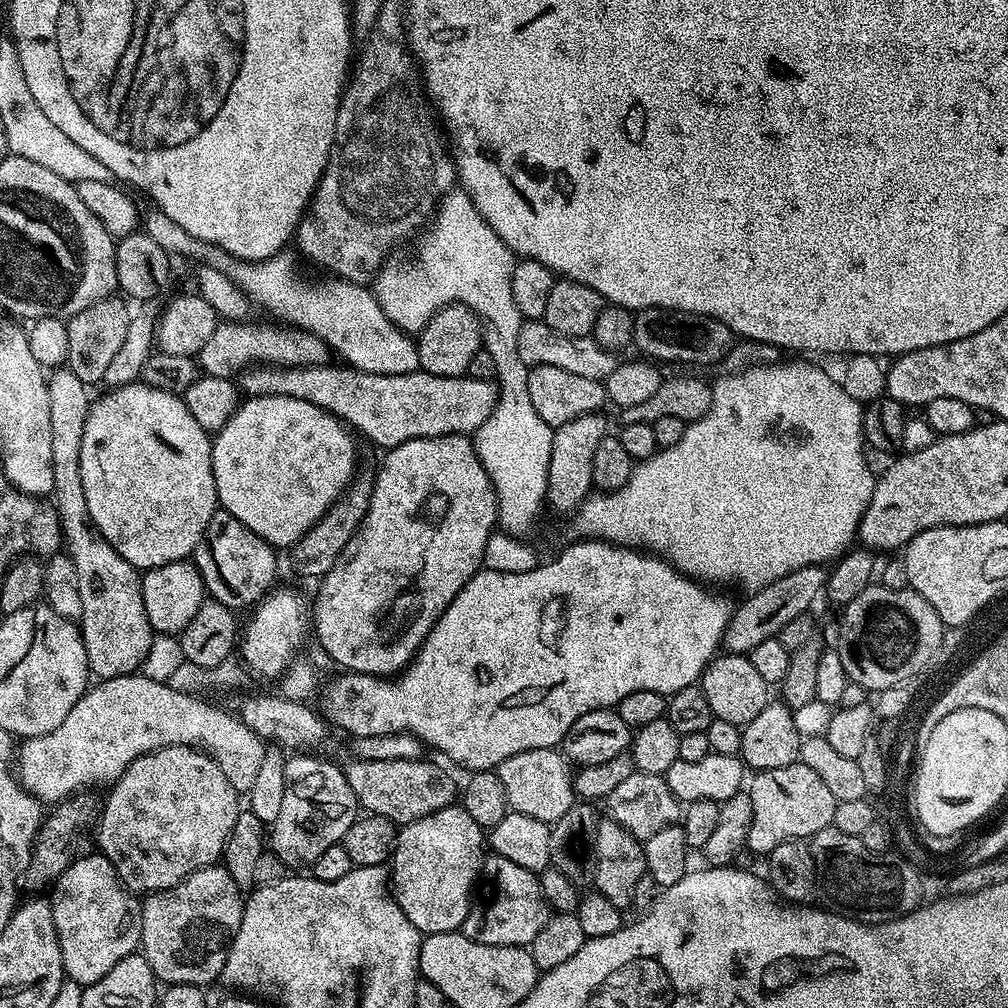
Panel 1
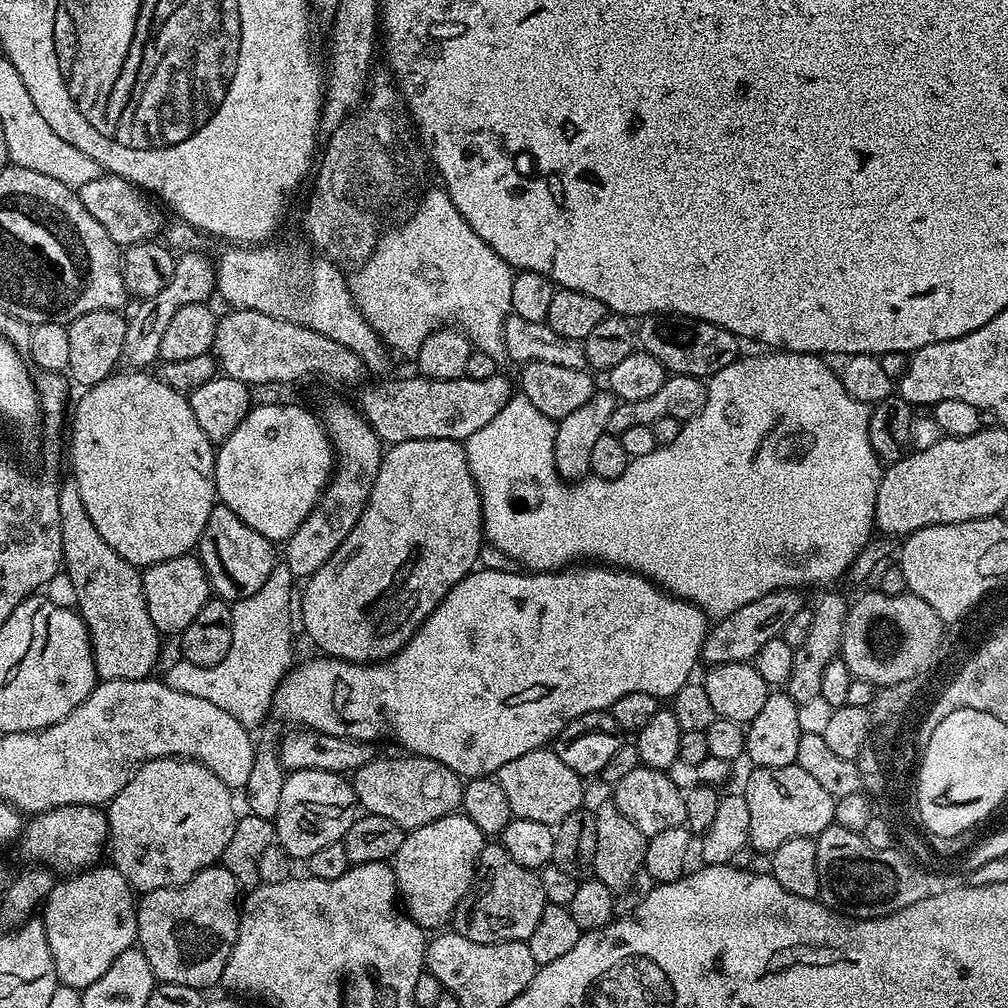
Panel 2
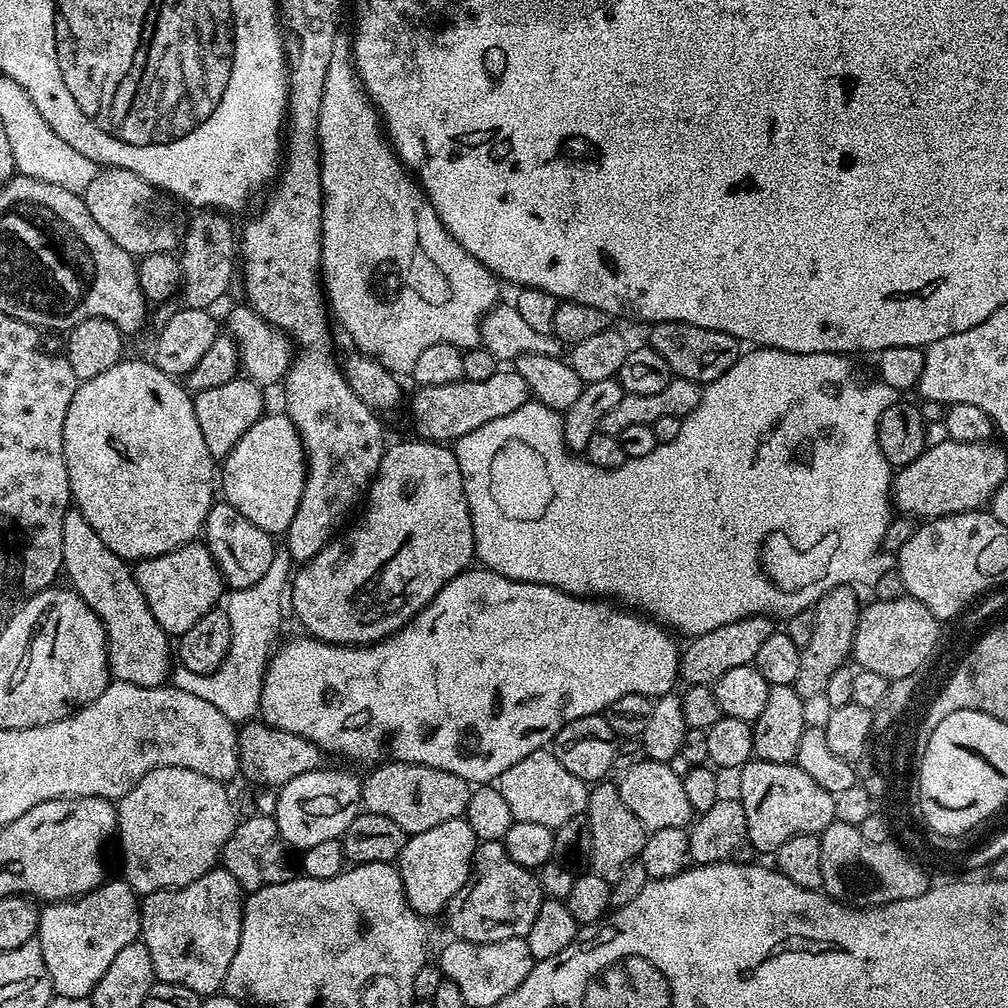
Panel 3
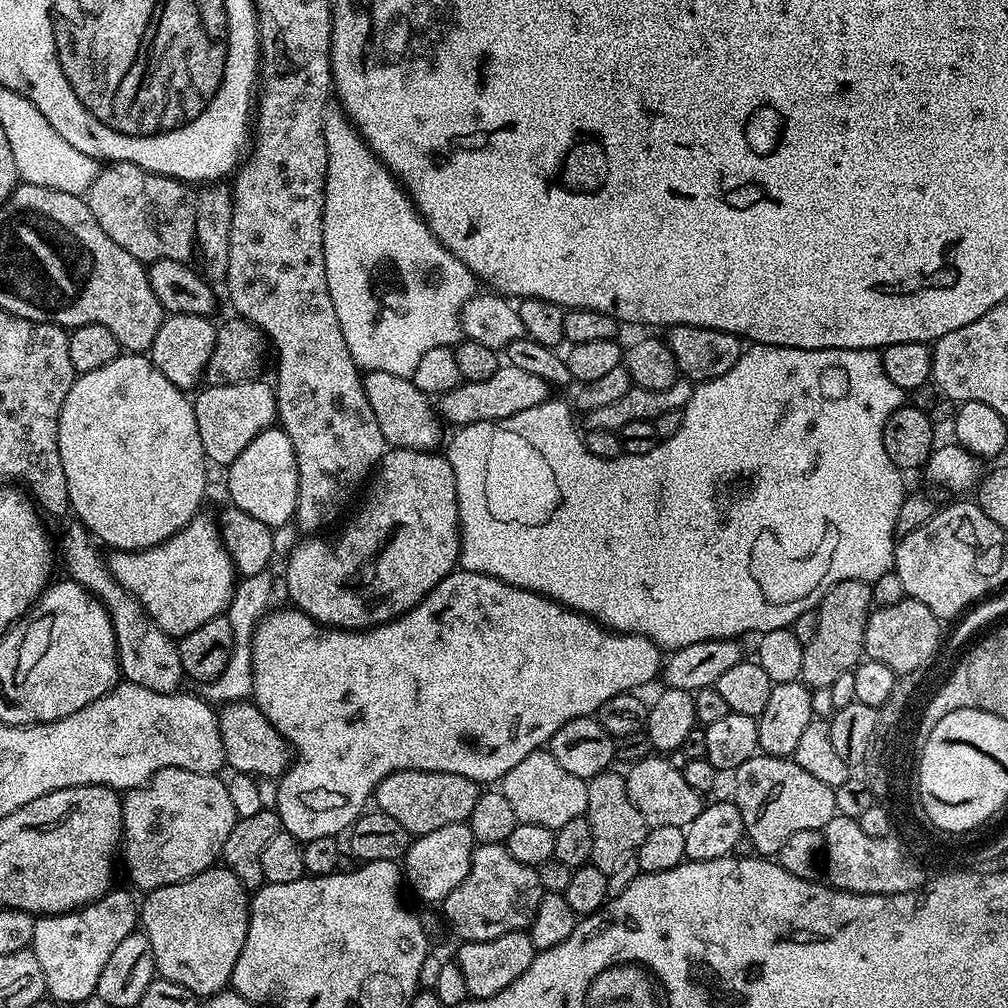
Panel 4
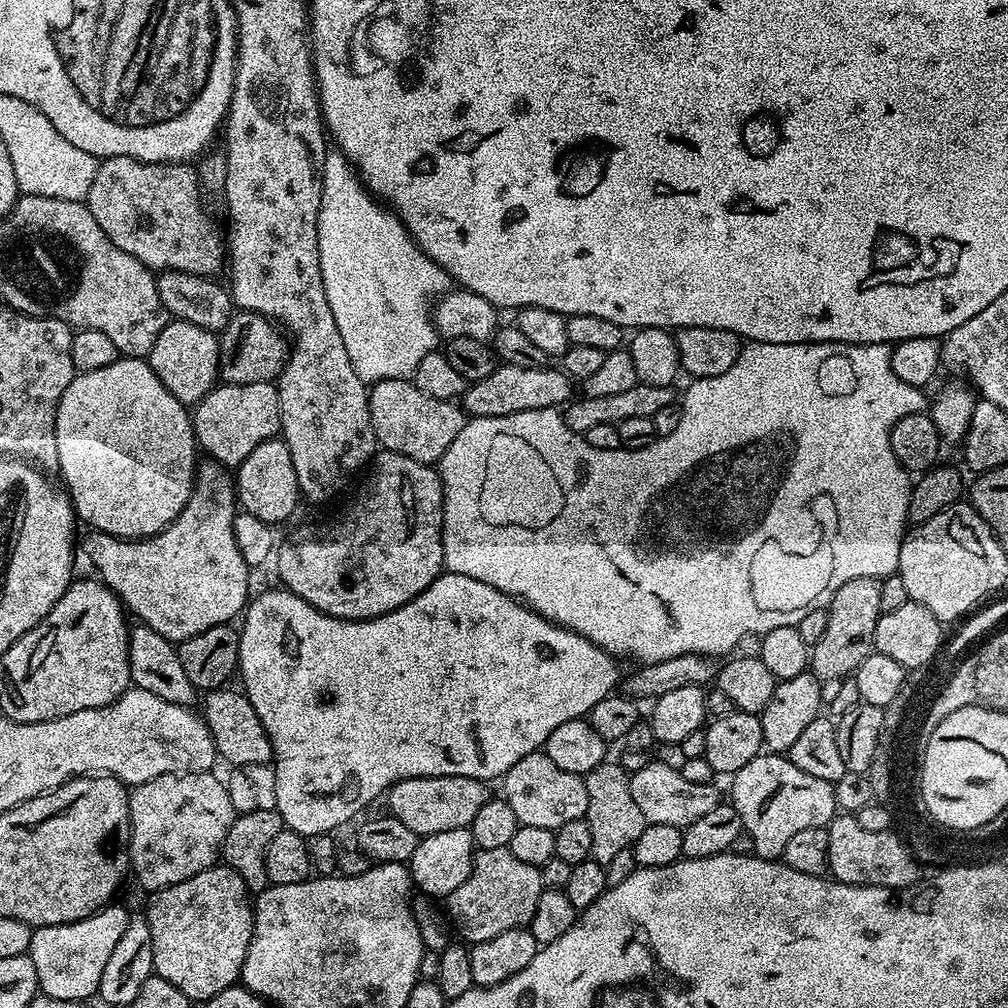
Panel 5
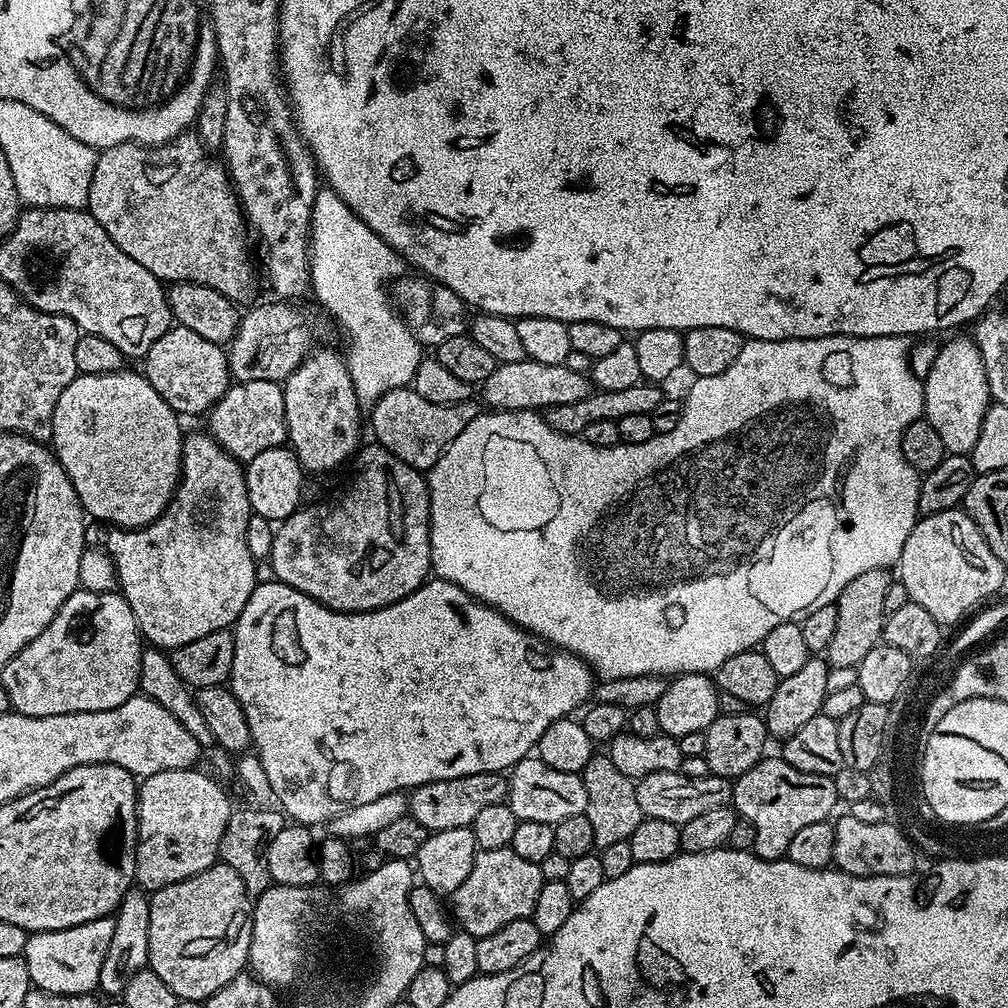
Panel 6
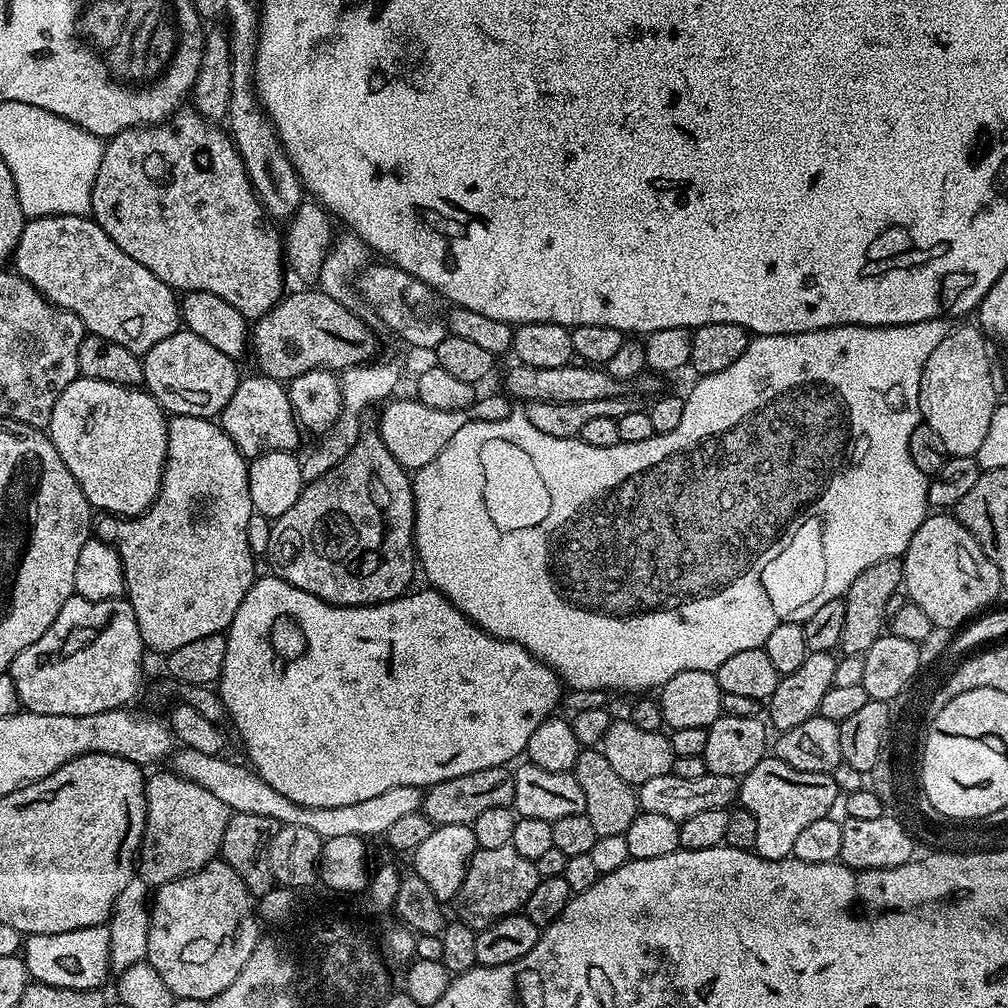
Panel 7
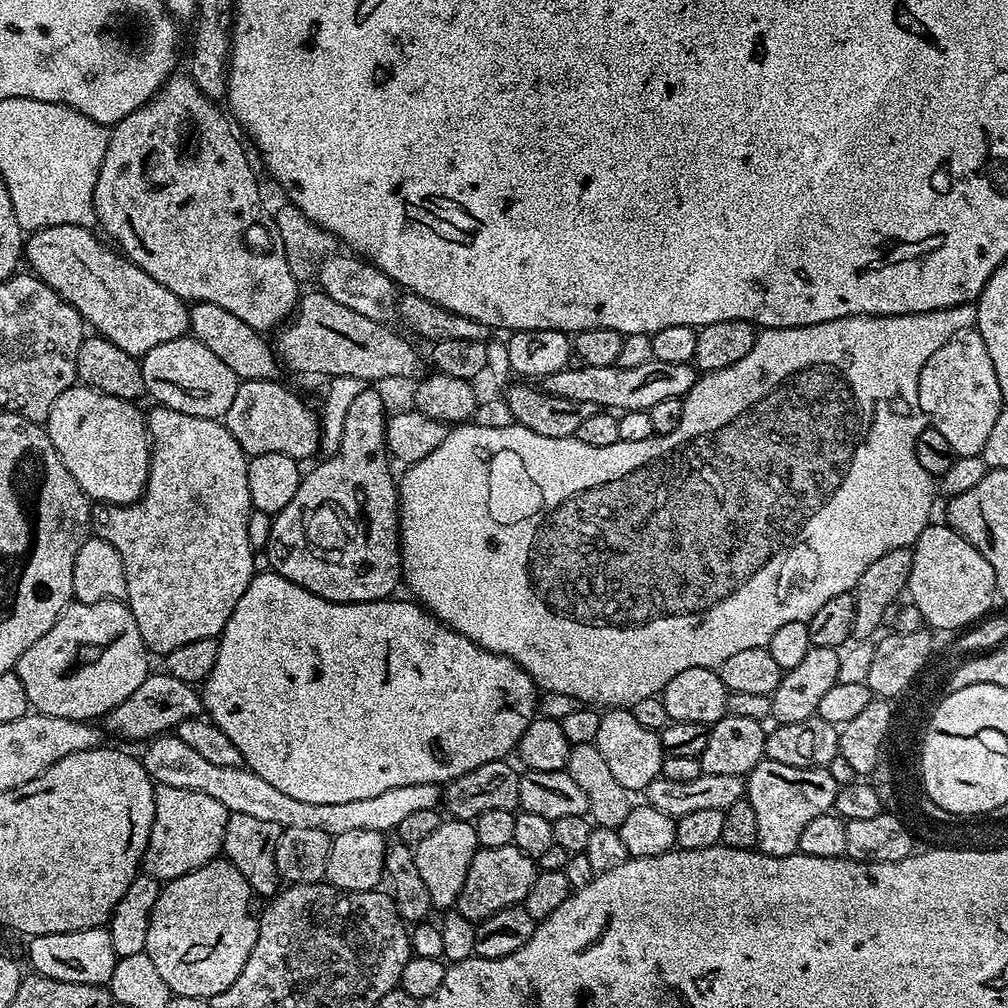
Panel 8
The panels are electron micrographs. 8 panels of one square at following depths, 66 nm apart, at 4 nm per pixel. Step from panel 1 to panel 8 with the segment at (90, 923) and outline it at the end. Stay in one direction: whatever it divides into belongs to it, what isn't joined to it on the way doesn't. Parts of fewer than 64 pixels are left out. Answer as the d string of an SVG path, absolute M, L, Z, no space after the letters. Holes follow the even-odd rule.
M107 927L91 928L66 934L34 936L27 941L28 960L35 971L58 982L82 982L83 984L107 985L110 974L114 974L117 954L110 942Z

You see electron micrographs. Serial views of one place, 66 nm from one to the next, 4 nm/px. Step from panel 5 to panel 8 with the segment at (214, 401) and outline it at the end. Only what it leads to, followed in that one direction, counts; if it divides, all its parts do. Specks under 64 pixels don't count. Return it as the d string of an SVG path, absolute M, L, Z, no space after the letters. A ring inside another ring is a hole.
M241 380L236 385L236 393L234 394L234 402L230 402L230 410L226 410L226 414L222 417L222 423L225 428L230 430L230 434L238 442L238 446L242 446L242 450L249 457L261 456L262 454L286 454L290 458L294 458L298 462L305 462L312 455L317 455L320 452L320 425L321 421L318 419L317 413L311 412L308 409L308 404L300 396L295 396L290 389L284 385L280 380Z

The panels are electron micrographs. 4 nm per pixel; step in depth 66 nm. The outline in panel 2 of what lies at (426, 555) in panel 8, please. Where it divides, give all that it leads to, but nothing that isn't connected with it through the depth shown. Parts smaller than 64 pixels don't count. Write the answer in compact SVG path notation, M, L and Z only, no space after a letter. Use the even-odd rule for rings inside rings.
M764 350L761 356L741 355L739 360L730 362L730 366L726 366L722 370L718 370L718 374L707 377L708 397L706 398L706 406L702 406L702 410L698 410L698 414L694 418L683 421L678 430L678 438L674 438L674 442L669 444L659 445L654 450L650 450L650 454L642 454L642 458L631 458L628 461L626 470L622 470L622 474L618 474L618 478L598 478L594 475L587 475L575 482L565 482L561 480L556 463L554 462L554 438L556 437L556 424L544 417L542 410L538 410L538 406L534 406L534 402L530 402L523 394L513 394L506 402L506 406L502 406L502 410L498 410L498 414L494 418L490 418L490 422L486 422L486 426L482 426L482 430L477 430L474 434L470 434L470 438L463 441L464 453L466 454L466 462L470 466L470 474L474 478L474 482L478 486L478 494L482 502L482 514L484 515L484 539L490 545L493 544L498 551L504 556L509 556L512 560L517 560L521 569L528 572L550 572L563 570L569 566L575 565L577 562L599 562L604 566L614 568L622 568L629 572L636 572L640 576L646 576L653 584L660 585L661 589L666 592L671 592L673 596L681 600L691 600L704 611L704 615L709 618L719 618L734 614L734 610L738 610L742 606L746 606L746 602L754 602L758 598L762 598L771 592L777 592L780 588L794 588L797 590L803 589L803 584L828 584L831 580L836 580L839 576L843 577L847 573L848 567L852 565L852 559L856 553L863 550L864 545L874 536L874 525L876 523L876 499L878 498L878 482L882 471L882 461L876 455L876 451L870 446L870 434L868 433L868 413L869 405L856 401L843 388L843 382L838 375L837 369L832 369L827 364L827 359L821 358L819 355L811 352L785 352L783 350Z

